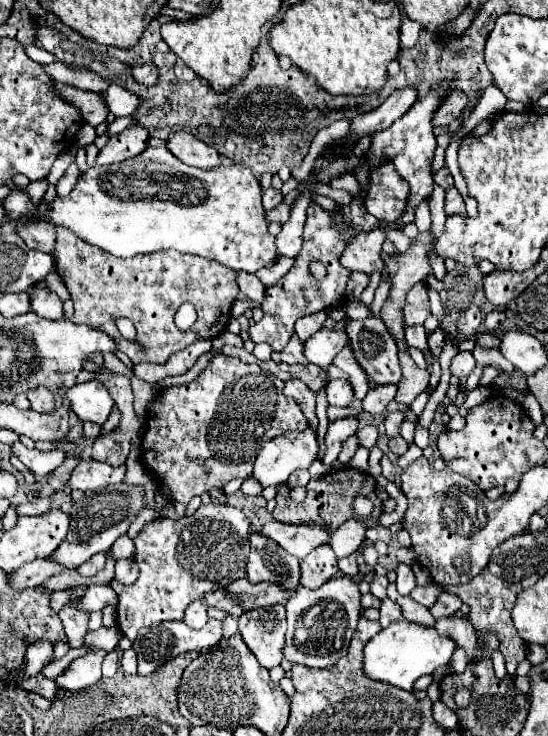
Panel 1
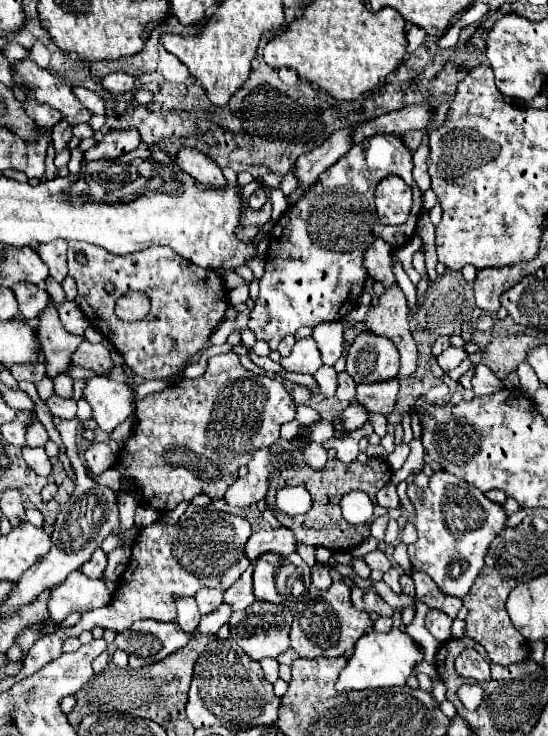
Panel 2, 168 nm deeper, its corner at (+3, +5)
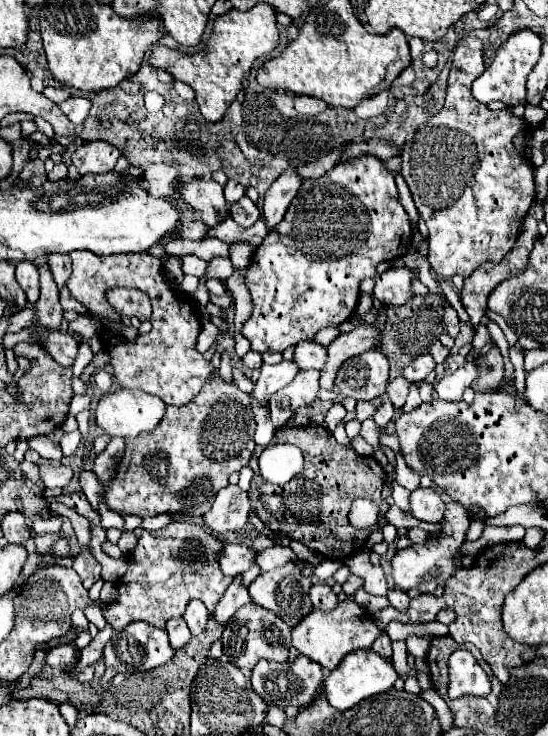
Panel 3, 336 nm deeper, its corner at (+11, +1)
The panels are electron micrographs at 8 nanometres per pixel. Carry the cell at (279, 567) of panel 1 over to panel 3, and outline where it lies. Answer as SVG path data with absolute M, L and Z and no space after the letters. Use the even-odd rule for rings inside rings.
M286 562L284 566L274 568L270 572L260 572L260 576L250 584L248 594L258 606L278 614L288 626L296 626L300 622L300 618L304 618L312 610L312 604L308 598L310 586L312 586L312 580L304 578L294 562Z

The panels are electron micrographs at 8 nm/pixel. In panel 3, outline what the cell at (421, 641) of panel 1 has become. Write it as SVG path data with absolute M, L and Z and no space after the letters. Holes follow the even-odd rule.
M354 650L352 654L348 654L348 658L344 658L344 662L340 662L340 666L336 666L336 670L328 674L328 678L324 680L324 694L336 710L348 710L368 696L390 690L396 678L398 674L390 658L384 658L374 650Z

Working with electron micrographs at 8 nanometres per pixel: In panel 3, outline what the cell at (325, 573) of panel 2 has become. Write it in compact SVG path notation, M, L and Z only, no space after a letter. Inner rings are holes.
M314 582L308 594L310 594L312 606L314 606L314 608L320 608L320 610L324 610L324 612L332 610L332 608L338 604L338 598L336 598L336 594L332 592L332 588L330 588L328 582Z

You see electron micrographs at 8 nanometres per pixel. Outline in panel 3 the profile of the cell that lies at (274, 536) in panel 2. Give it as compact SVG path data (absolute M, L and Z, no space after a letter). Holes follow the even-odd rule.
M228 544L220 554L220 568L226 576L238 576L256 566L258 550L244 544Z

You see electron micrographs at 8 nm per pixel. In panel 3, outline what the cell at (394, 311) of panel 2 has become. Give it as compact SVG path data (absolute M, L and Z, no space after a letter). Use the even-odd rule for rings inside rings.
M368 322L358 324L348 334L340 334L328 346L328 362L320 372L320 388L332 390L336 372L342 366L342 362L346 362L348 358L352 358L356 354L362 354L364 350L378 348L380 346L380 336L378 334L380 334L380 330L376 330L376 326L368 324Z

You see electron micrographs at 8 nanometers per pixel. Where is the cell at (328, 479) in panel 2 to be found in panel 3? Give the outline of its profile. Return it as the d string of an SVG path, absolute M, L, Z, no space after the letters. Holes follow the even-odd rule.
M310 424L312 428L280 428L272 442L284 442L284 444L294 444L300 450L304 457L304 472L292 478L288 484L268 484L260 476L252 480L252 489L249 490L248 496L252 506L258 510L260 520L266 524L266 510L262 508L258 494L264 490L272 490L274 494L282 494L286 498L286 522L284 524L274 524L270 528L282 530L290 534L292 540L302 542L310 550L322 554L324 558L330 560L346 560L350 554L360 550L370 534L370 528L358 530L350 524L348 514L350 514L350 504L356 498L370 498L380 506L380 516L386 512L388 504L382 500L382 488L388 480L384 468L374 460L374 458L364 458L358 456L354 450L346 450L342 444L334 440L334 436L326 428L318 428L316 424ZM316 488L326 490L316 490Z

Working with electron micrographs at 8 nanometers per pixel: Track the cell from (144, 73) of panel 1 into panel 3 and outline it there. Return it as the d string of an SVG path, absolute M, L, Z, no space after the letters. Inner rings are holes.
M72 96L72 98L68 98L66 102L60 104L62 112L64 112L76 126L80 126L80 124L84 122L84 118L88 116L90 106L92 106L92 100L82 98L82 96Z

